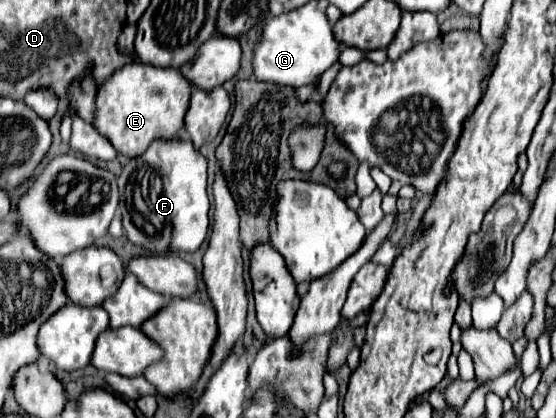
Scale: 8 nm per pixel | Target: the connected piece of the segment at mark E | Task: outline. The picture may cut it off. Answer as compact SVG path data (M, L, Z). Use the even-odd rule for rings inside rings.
M131 61L109 75L97 89L93 127L111 141L119 155L137 157L153 139L173 139L177 135L183 127L189 97L191 87L181 79L177 69L159 69L141 61Z

